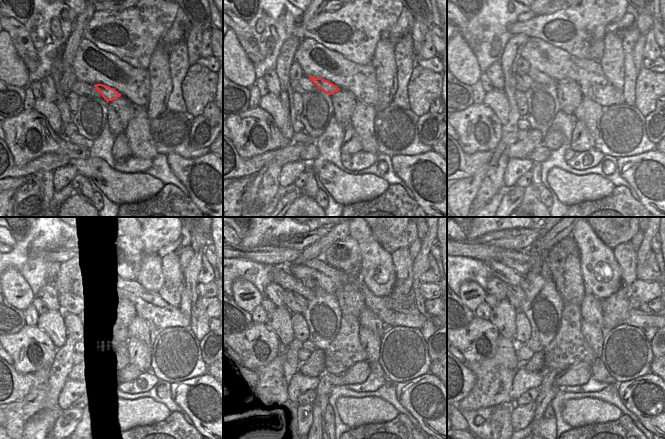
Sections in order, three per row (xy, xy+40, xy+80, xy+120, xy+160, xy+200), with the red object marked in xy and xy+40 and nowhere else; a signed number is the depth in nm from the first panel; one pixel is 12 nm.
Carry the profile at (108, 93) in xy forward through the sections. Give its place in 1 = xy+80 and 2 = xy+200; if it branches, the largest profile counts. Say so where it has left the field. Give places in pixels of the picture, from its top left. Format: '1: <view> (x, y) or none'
1: xy+80 (538, 77)
2: xy+200 (497, 269)

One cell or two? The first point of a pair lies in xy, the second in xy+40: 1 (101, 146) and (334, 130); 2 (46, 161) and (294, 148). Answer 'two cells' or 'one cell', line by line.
1: one cell
2: one cell

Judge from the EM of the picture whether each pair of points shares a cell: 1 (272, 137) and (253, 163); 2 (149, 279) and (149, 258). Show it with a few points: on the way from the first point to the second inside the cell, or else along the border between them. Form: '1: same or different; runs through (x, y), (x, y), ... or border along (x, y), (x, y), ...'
1: different; border along (283, 147), (250, 157), (241, 157), (237, 153)
2: same; runs through (149, 274), (149, 263)

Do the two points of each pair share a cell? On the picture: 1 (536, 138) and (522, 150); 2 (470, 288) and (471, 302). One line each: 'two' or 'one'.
1: one
2: one

